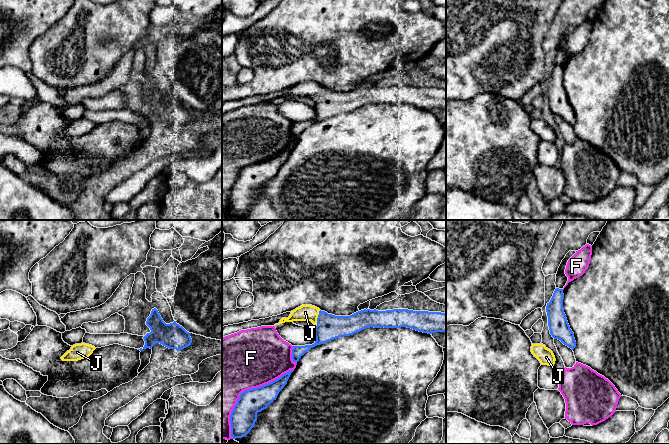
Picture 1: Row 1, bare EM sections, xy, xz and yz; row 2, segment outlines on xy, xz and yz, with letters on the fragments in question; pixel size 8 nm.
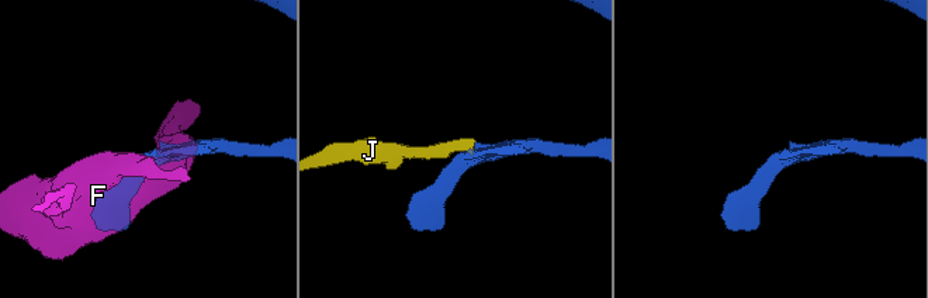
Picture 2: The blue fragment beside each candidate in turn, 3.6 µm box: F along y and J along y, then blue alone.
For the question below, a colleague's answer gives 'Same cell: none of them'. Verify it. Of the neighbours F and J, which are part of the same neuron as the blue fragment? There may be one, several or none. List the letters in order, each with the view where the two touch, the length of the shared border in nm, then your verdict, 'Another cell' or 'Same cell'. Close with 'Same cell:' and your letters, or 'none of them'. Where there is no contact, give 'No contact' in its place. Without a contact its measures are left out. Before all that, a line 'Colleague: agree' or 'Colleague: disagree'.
Colleague: disagree
F: Touches blue in xz. Shared border 750 nm. Another cell
J: Touches blue in xz. Shared border 150 nm. Same cell
Same cell: J

